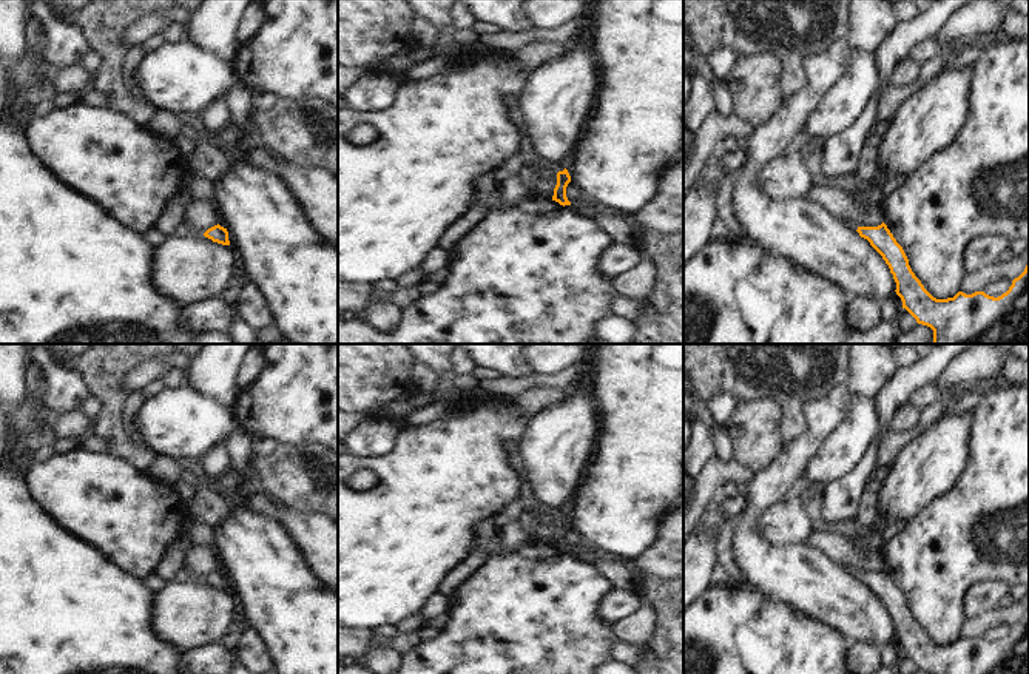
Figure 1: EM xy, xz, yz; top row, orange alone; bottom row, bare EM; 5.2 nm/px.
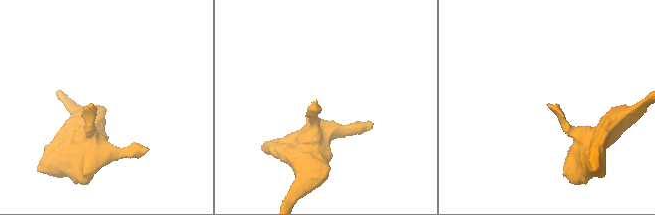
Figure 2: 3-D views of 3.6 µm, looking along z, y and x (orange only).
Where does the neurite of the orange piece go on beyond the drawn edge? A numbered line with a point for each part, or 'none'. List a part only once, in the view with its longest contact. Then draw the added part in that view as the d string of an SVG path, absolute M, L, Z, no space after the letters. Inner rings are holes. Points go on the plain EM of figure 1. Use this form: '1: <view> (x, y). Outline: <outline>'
1: xz (511, 448). Outline: M511 440L504 441L503 449L506 452L512 470L518 477L518 500L521 506L535 518L538 518L543 512L548 512L552 518L563 517L566 514L565 511L549 509L543 506L540 501L537 501L535 497L532 495L532 490L528 483L528 475L520 460L518 443Z

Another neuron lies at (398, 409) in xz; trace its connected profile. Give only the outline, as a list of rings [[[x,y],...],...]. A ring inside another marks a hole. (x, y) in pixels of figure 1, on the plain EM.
[[[417,392],[415,395],[409,396],[407,399],[396,399],[387,407],[387,416],[396,421],[406,418],[415,409],[421,409],[437,403],[432,392]]]

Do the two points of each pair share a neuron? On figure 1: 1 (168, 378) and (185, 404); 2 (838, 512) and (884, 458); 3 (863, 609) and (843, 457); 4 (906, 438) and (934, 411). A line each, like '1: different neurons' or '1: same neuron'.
1: different neurons
2: different neurons
3: different neurons
4: same neuron

